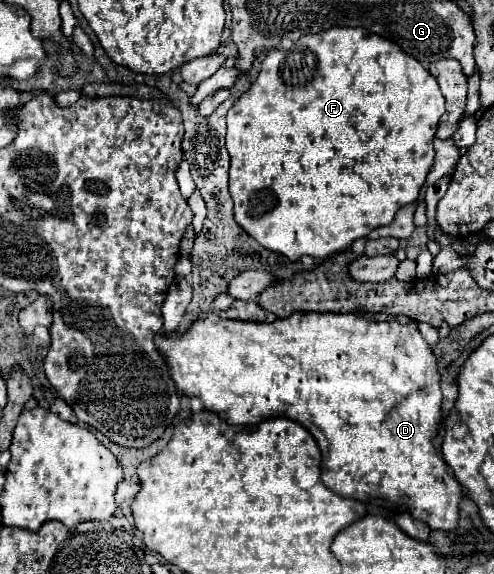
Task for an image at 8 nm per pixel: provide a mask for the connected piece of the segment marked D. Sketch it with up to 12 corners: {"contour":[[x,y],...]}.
{"contour":[[206,315],[156,335],[230,425],[312,433],[322,483],[458,529],[416,323]]}

